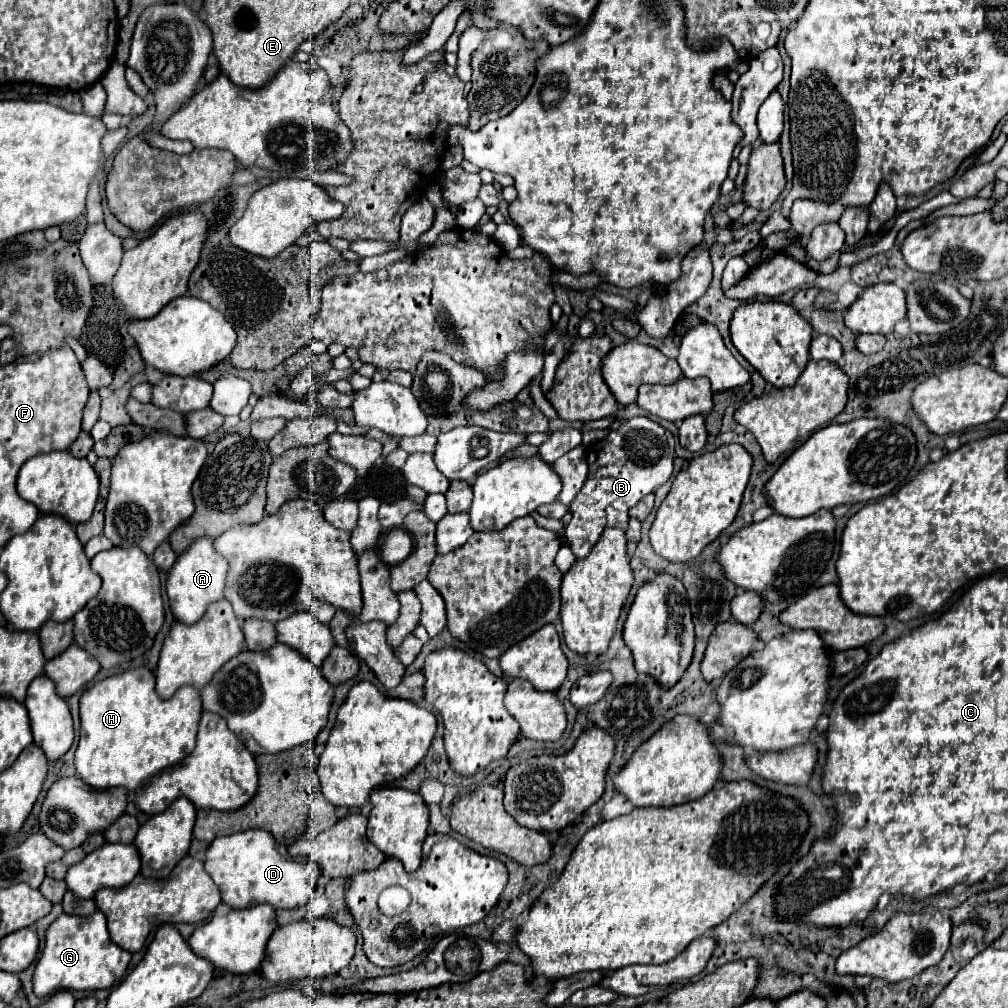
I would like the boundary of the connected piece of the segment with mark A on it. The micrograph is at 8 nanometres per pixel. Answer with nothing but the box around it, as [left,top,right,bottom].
[166,537,228,625]

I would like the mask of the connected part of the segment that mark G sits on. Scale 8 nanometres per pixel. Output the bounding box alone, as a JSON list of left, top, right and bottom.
[34,911,130,999]

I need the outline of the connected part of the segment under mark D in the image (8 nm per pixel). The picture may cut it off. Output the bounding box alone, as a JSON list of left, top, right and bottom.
[206,829,322,909]

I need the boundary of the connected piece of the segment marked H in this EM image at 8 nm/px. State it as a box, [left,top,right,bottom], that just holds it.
[76,667,202,791]

